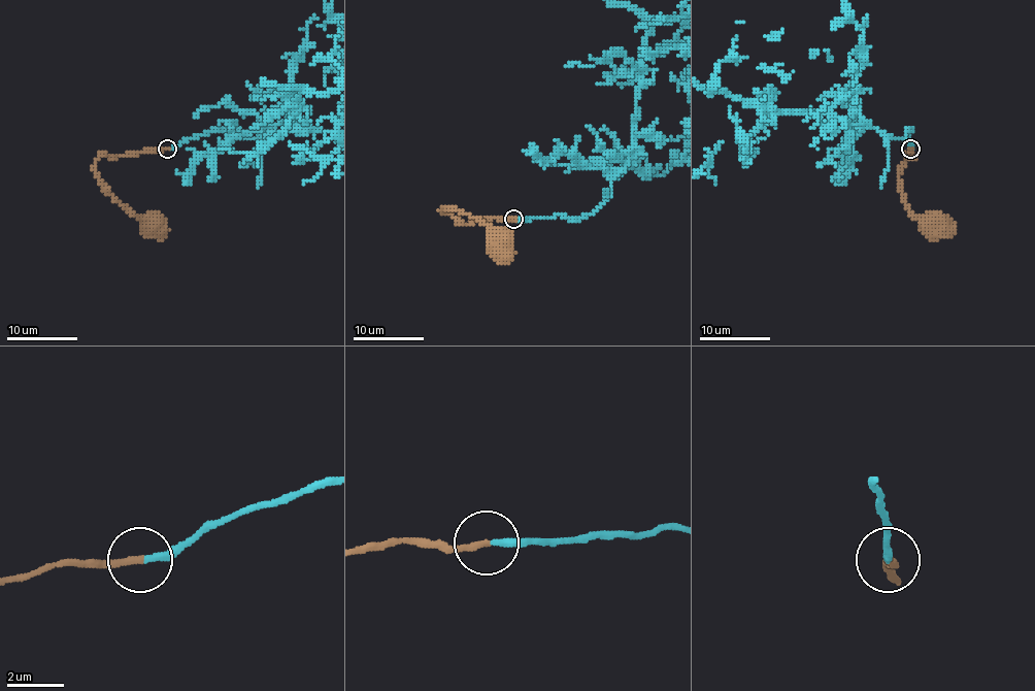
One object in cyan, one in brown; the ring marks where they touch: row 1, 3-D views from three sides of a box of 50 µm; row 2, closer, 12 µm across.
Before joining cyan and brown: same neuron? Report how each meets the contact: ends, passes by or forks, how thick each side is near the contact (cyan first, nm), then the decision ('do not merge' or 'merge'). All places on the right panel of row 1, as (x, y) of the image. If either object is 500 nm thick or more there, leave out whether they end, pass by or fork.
cyan ends; brown ends; calibres 240 and 240 nm; merge

